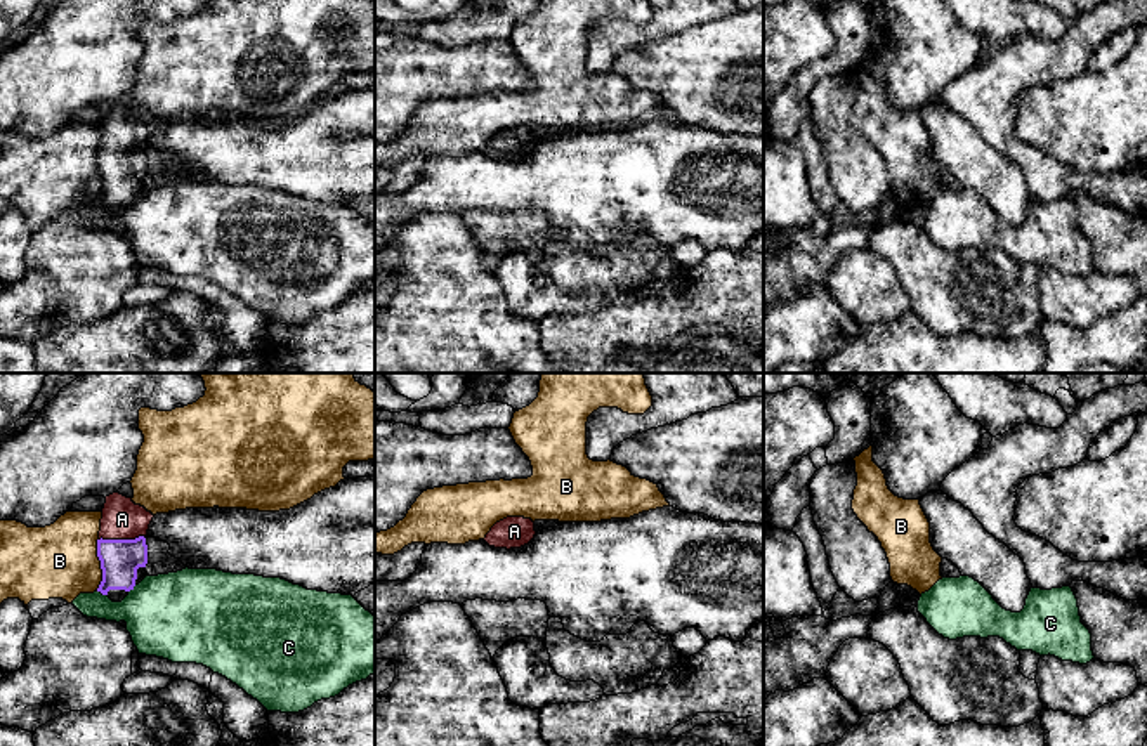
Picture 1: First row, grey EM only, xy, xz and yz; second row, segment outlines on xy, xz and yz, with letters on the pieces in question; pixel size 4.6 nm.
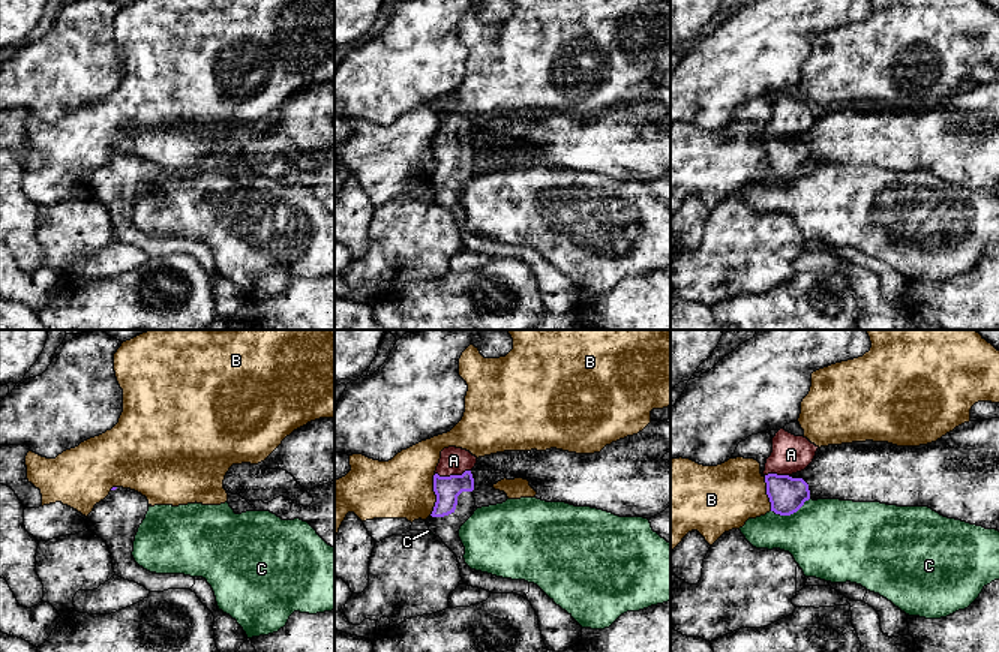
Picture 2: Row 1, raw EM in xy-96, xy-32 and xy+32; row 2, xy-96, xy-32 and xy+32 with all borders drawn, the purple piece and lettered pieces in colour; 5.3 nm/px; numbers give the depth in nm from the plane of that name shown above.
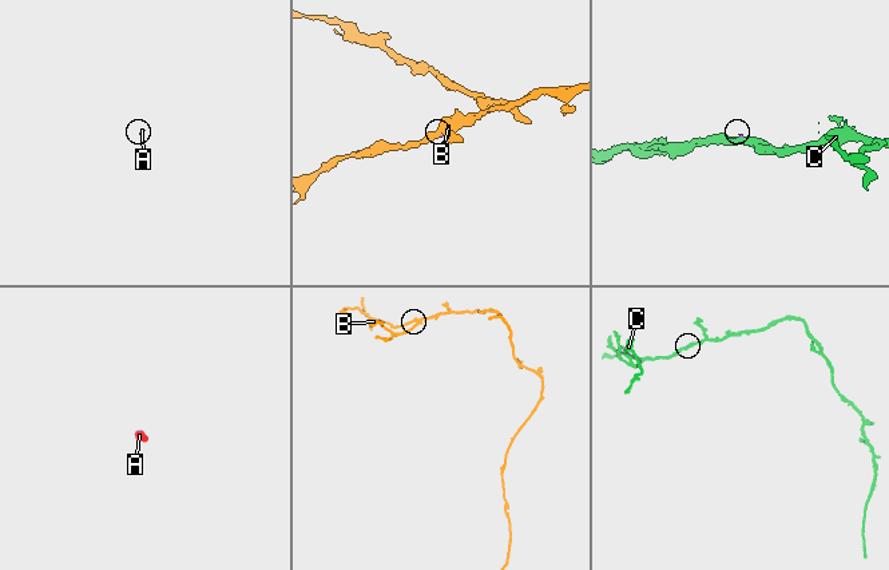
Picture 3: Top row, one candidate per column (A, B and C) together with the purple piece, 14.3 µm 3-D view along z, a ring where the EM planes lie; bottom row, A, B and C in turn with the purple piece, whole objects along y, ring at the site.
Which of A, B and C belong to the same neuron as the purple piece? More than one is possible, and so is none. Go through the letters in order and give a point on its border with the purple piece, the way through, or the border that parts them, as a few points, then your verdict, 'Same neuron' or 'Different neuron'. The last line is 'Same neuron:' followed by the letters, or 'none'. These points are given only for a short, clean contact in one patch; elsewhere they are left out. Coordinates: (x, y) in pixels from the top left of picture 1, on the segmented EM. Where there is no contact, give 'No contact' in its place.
A: Touches purple at xy (120, 540). Path across: xy (120, 559), (120, 540), (122, 519). Same neuron
B: Touches purple at xy (101, 564). Boundary: xy (98, 538), (101, 583), (96, 590). Different neuron
C: Touches purple at xy (103, 594). Boundary: xy (98, 590), (106, 595). Different neuron
Same neuron: A

